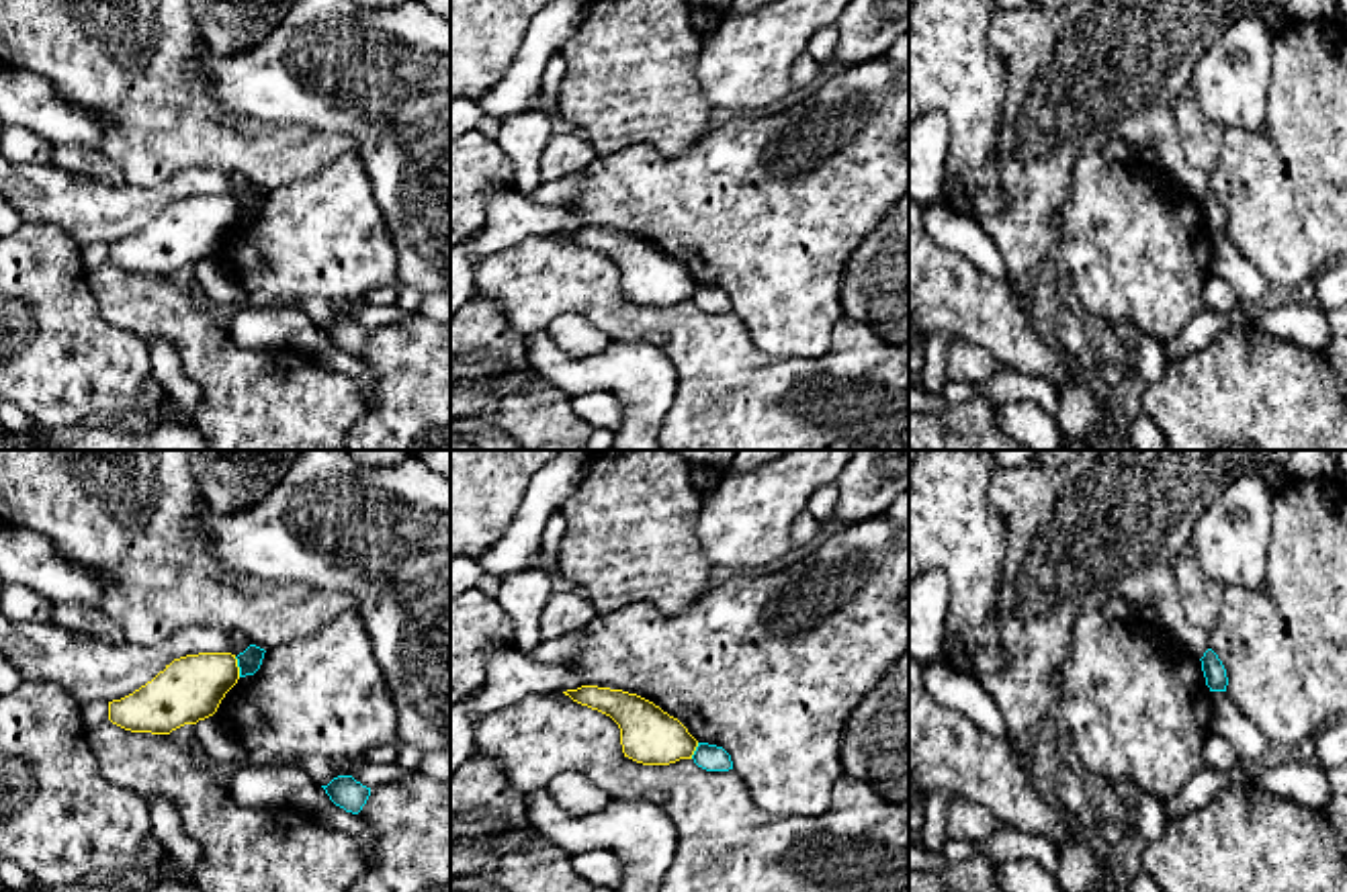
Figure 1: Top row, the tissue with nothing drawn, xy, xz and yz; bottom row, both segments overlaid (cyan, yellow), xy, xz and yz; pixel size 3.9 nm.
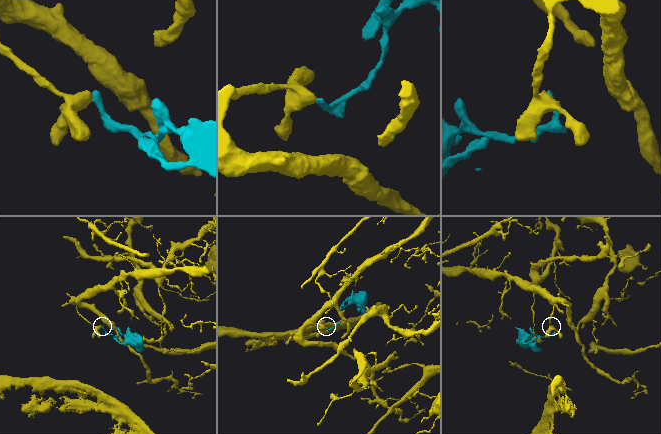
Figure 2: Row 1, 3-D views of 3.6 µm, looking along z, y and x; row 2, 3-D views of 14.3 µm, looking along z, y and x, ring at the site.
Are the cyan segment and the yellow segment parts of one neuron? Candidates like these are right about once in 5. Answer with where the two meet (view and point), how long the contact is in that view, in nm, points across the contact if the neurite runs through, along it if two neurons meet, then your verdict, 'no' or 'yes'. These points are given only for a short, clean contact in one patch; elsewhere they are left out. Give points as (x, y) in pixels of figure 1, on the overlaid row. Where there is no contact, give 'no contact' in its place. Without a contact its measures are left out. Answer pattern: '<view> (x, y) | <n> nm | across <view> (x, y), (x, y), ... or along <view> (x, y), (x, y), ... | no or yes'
xy (238, 665) | 80 nm | along xy (234, 657), (240, 676) | no

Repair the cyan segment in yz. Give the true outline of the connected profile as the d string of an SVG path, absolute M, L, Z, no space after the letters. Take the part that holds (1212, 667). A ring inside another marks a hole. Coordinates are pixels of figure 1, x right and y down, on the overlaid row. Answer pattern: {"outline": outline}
{"outline": "M1208 649L1200 661L1210 692L1226 692L1228 677L1218 655L1212 649Z"}

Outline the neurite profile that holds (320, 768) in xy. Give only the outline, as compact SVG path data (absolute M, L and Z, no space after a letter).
M307 755L299 761L299 769L307 771L319 786L328 786L338 775L352 775L362 765L366 763L356 759L346 767L334 767L332 761L321 755Z

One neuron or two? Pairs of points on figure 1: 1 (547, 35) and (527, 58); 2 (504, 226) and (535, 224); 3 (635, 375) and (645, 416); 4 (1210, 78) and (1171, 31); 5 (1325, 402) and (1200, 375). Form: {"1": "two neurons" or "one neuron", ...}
{"1": "one neuron", "2": "one neuron", "3": "one neuron", "4": "two neurons", "5": "one neuron"}

